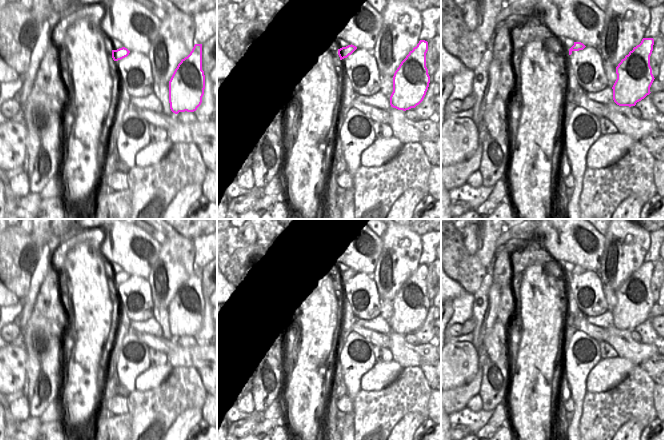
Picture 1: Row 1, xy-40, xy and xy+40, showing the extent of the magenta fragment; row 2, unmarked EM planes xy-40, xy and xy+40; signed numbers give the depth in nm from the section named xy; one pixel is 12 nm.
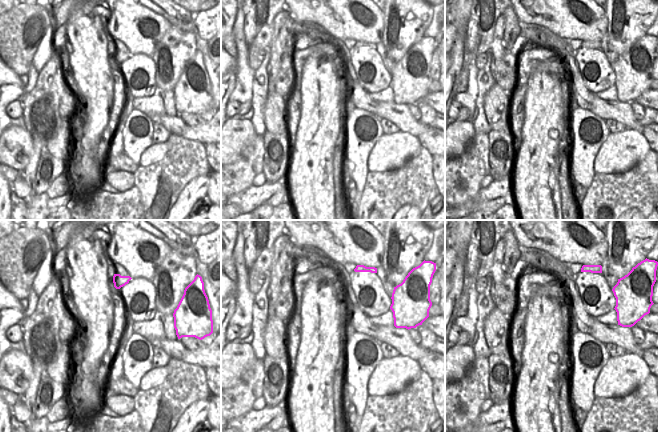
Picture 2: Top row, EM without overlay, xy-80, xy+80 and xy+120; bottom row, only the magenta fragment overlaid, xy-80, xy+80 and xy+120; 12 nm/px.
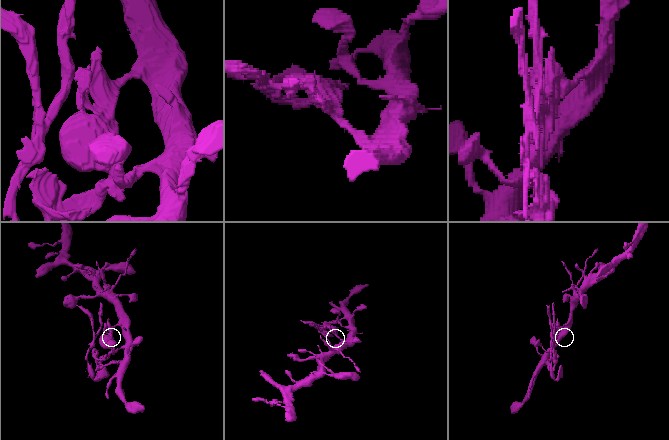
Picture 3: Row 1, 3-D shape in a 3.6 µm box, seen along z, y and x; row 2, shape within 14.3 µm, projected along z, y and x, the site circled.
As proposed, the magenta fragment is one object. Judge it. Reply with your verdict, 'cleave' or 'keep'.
cleave

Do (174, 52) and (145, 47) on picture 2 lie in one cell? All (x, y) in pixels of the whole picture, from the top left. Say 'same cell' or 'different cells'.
different cells

